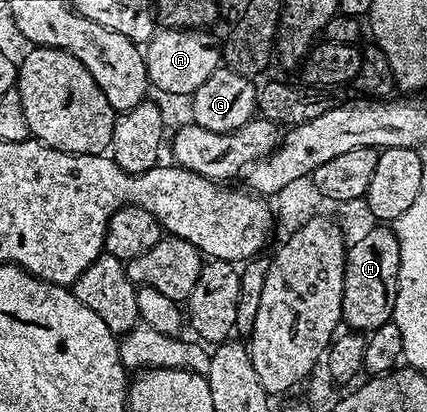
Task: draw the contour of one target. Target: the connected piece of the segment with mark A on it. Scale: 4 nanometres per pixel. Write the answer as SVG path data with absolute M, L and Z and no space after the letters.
M200 28L158 30L143 51L150 86L169 95L193 95L222 62L221 41L213 34L215 33Z

